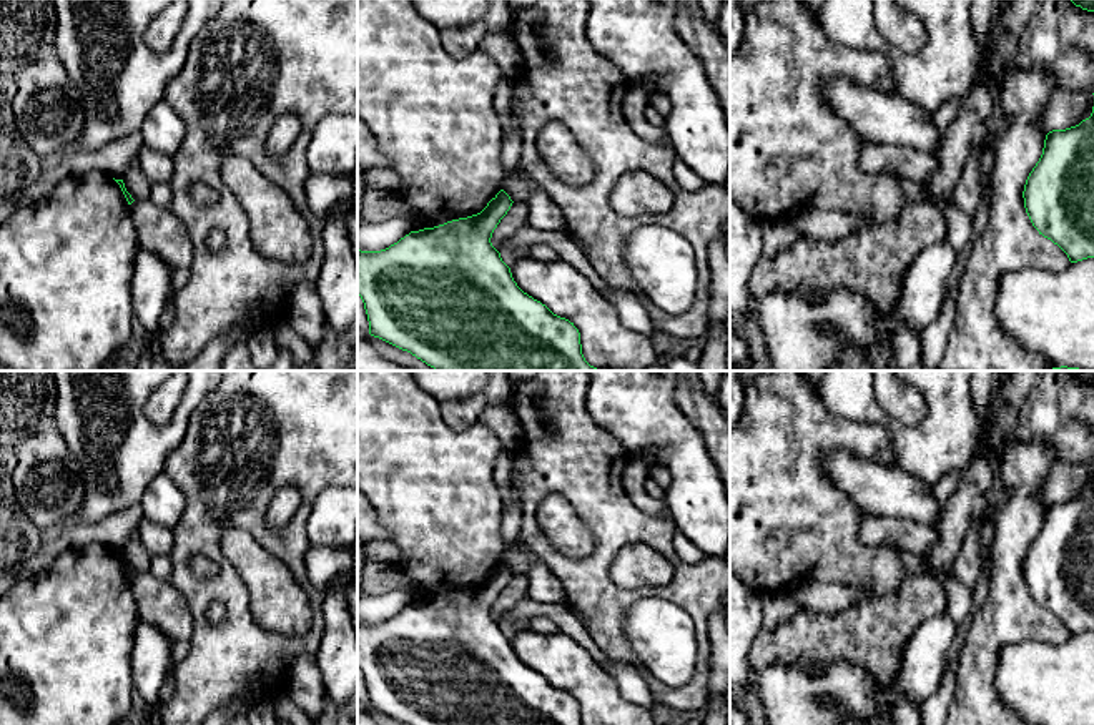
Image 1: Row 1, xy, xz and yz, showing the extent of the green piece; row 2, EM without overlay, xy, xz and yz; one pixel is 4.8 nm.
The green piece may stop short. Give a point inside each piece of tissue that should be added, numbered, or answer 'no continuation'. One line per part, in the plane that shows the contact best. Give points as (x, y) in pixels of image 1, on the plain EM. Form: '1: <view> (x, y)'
no continuation

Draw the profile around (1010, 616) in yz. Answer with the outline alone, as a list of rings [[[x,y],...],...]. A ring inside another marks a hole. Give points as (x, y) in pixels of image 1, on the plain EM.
[[[1042,441],[1004,444],[998,479],[1009,487],[1009,501],[994,520],[989,595],[958,657],[953,702],[944,725],[1034,725],[1009,710],[994,687],[999,653],[1026,640],[1062,645],[1067,627],[1044,610],[1024,580],[1024,557],[1039,534],[1046,504],[1037,499],[1049,466],[1059,461]]]

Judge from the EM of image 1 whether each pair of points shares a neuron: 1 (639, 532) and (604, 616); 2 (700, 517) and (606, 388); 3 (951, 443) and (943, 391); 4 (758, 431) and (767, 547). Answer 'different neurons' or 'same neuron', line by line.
1: same neuron
2: same neuron
3: same neuron
4: same neuron

